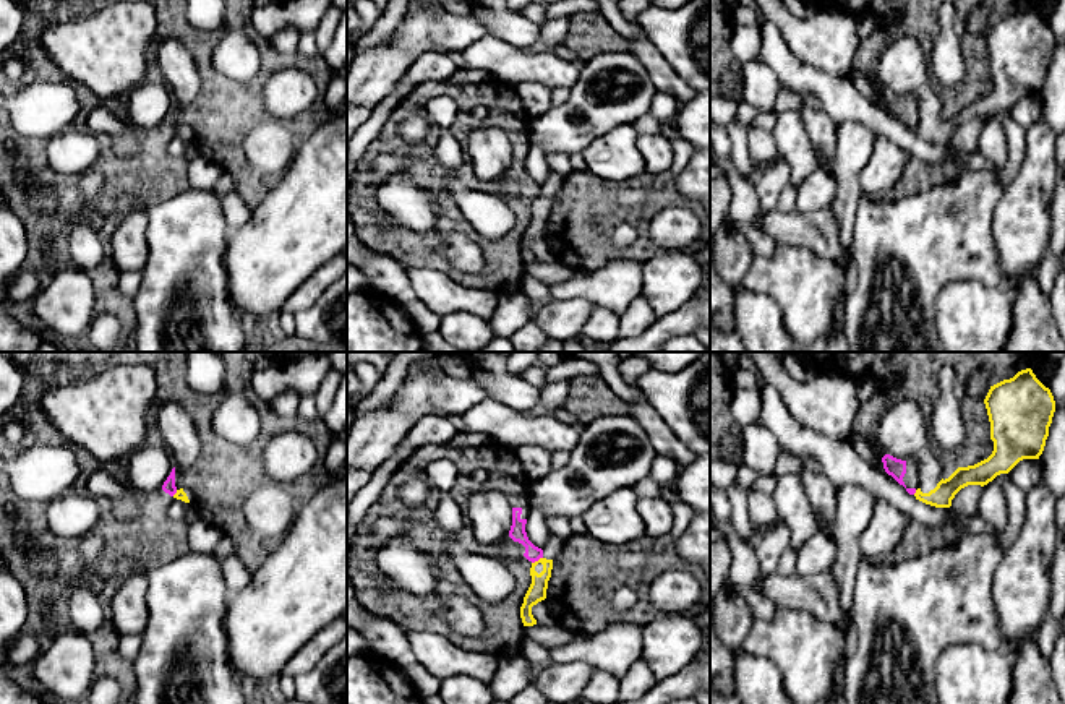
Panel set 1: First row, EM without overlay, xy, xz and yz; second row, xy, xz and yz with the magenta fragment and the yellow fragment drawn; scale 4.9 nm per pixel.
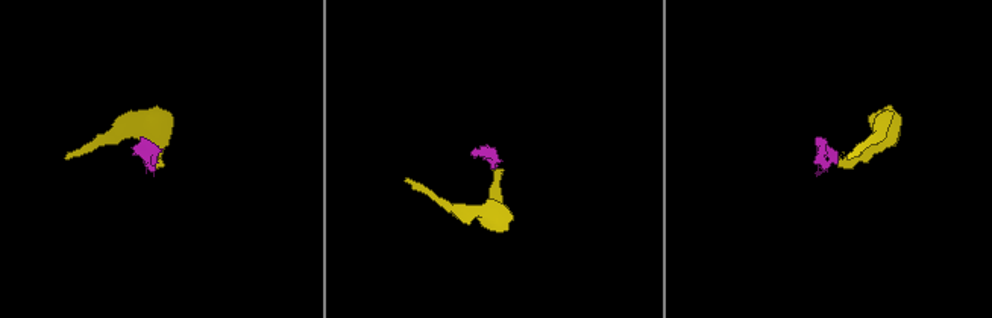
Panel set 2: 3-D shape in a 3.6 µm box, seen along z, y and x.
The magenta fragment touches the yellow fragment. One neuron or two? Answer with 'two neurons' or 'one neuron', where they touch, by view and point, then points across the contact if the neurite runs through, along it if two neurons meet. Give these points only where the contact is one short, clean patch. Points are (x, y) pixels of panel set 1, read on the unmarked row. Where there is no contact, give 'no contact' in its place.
two neurons; contact xz (537, 197); border xz (542, 193), (532, 200)

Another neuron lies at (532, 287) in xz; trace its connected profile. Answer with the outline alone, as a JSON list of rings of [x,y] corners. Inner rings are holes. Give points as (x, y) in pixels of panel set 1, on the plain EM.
[[[532,276],[522,277],[520,290],[527,295],[527,298],[548,303],[548,285]]]

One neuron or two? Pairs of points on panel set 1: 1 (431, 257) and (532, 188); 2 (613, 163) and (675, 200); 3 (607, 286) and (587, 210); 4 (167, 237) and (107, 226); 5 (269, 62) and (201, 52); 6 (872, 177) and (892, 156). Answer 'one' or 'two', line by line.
1: one
2: two
3: two
4: two
5: one
6: one

